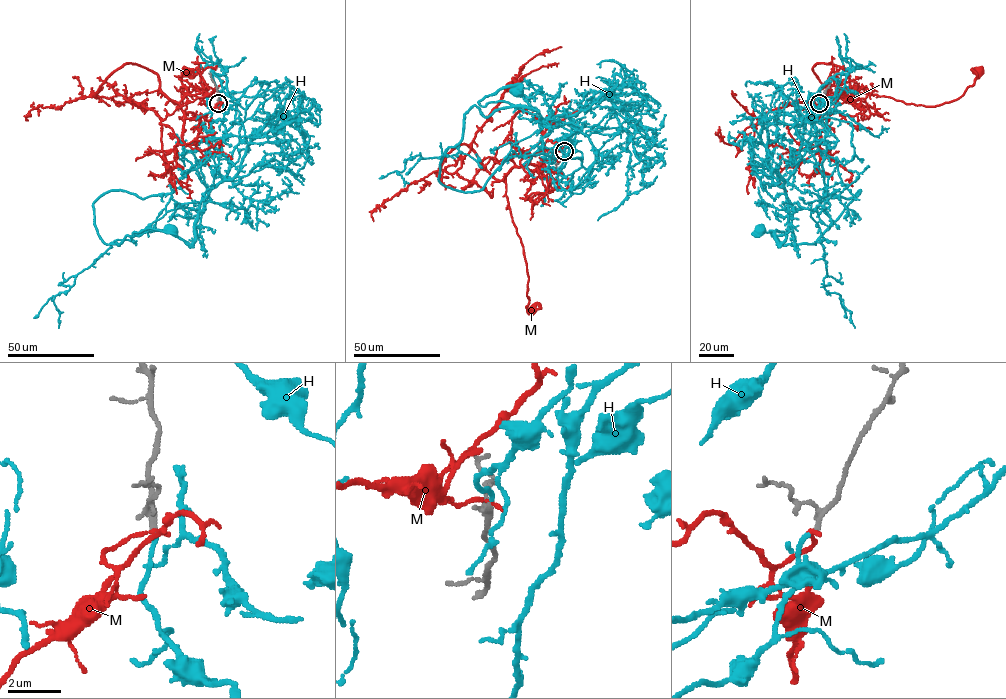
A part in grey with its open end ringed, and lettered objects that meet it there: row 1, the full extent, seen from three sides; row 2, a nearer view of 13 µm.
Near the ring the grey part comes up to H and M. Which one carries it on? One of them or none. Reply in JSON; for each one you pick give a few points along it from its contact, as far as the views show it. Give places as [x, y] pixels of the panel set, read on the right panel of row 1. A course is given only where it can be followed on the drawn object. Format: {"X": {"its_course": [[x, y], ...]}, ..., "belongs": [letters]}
{"H": {"its_course": [[820, 103], [809, 115], [805, 153], [785, 181], [786, 238], [779, 246], [772, 231], [775, 235], [758, 230]]}, "belongs": ["H"]}

